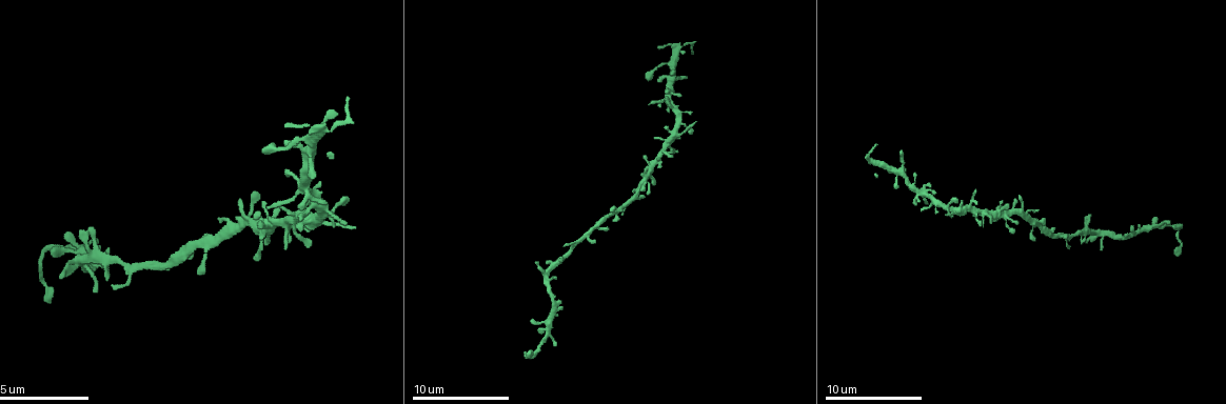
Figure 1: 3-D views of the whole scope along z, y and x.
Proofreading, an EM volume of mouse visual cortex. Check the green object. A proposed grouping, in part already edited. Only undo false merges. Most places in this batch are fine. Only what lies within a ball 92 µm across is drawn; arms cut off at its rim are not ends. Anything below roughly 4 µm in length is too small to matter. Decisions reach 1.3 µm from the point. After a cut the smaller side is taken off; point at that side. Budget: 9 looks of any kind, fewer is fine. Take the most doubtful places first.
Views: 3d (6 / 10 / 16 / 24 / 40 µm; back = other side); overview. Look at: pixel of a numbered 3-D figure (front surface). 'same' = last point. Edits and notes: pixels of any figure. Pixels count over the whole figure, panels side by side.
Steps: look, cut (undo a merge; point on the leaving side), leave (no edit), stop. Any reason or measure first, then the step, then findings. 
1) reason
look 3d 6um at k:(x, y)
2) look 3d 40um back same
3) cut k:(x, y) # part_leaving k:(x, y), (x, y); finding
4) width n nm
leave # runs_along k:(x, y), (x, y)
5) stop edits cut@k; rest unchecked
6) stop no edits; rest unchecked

four or more arms meet
look 3d 16um at 1:(618, 209)

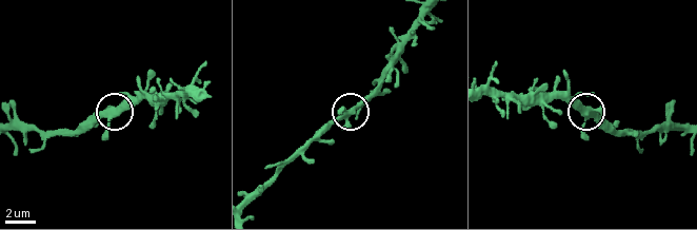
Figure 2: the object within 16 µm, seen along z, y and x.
width 360 nm
leave # all the same neuron

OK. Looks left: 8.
sudden change in width
look 3d 16um at 1:(549, 330)

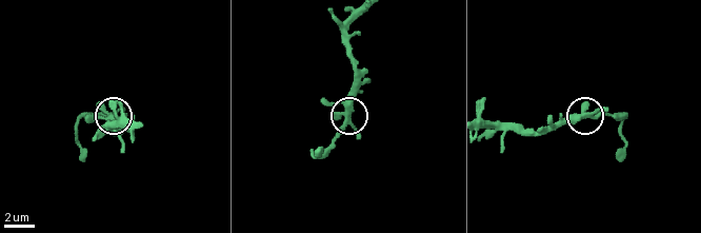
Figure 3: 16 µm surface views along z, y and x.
width 360 nm
leave # runs_along 3:(484, 127), (534, 131), (591, 116), (616, 116); continuous, no second neuron

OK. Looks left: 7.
thick turns thin
look 3d 6um at 1:(647, 165)

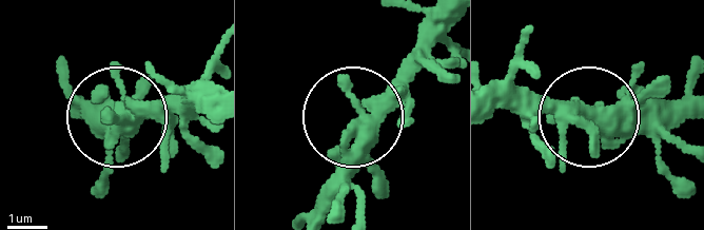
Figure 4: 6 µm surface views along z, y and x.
width 480 nm
leave # runs_along 4:(315, 213), (358, 113), (423, 45); one neuron here

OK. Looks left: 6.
thick turns thin
look 3d 10um at 1:(570, 251)

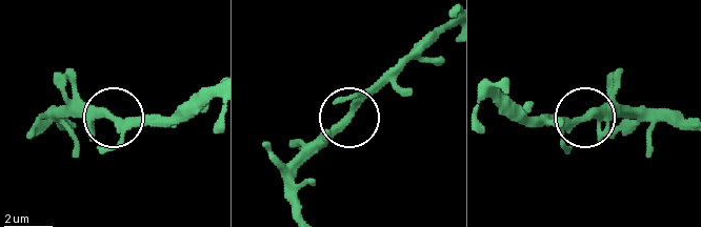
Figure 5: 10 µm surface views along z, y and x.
leave # runs_along 5:(445, 23), (373, 87), (302, 164); all the same neuron

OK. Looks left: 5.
stop no edits; rest unchecked

